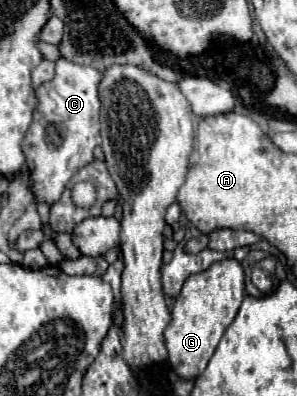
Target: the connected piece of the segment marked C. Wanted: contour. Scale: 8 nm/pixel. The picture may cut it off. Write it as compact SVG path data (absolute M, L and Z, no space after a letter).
M59 58L53 80L41 84L35 90L37 108L33 122L39 124L33 124L31 134L23 138L23 154L27 160L27 170L31 172L31 184L35 184L37 202L53 204L55 200L59 200L73 174L93 160L93 150L101 144L99 134L101 78L103 74L91 66Z

